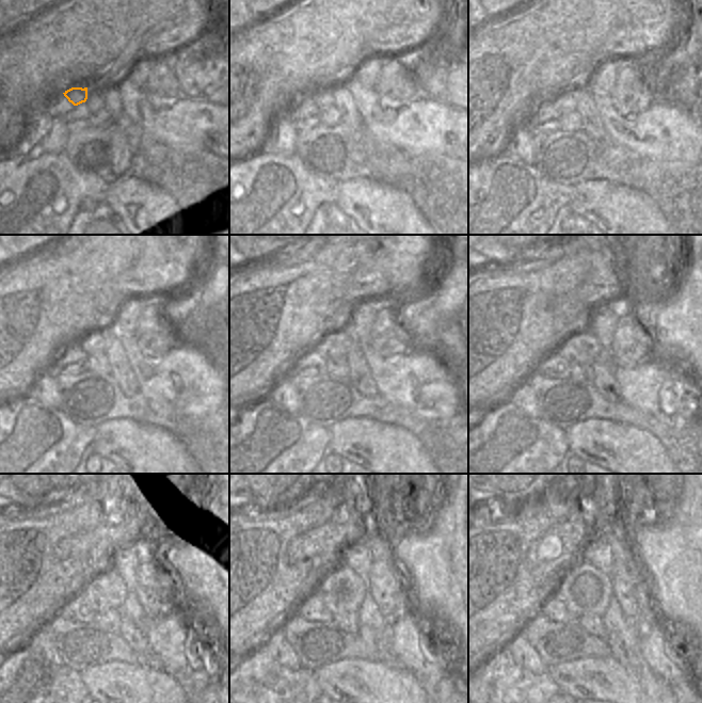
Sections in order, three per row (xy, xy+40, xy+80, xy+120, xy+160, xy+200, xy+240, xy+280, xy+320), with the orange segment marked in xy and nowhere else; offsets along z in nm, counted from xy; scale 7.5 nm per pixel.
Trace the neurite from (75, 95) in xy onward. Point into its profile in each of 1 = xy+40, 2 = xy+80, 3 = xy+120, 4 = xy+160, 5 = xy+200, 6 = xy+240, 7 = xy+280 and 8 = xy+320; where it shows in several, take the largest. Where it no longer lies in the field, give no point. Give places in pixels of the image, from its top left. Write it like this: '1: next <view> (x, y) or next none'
1: next xy+40 (324, 98)
2: next xy+80 (564, 102)
3: next xy+120 (95, 342)
4: next xy+160 (337, 344)
5: next xy+200 (584, 347)
6: next xy+240 (105, 590)
7: next xy+280 (341, 590)
8: next xy+320 (585, 589)

